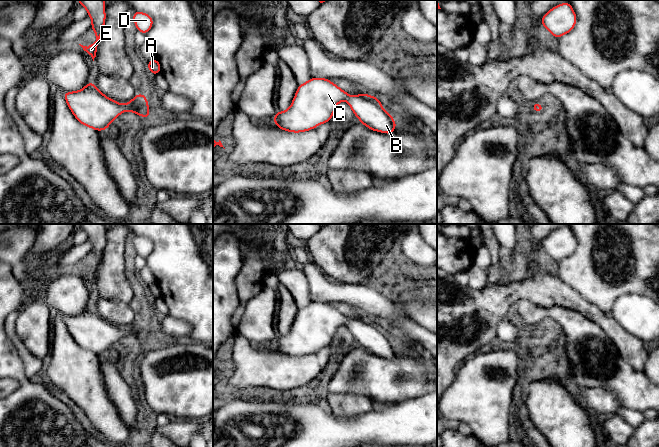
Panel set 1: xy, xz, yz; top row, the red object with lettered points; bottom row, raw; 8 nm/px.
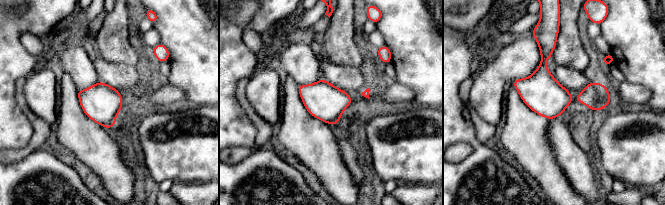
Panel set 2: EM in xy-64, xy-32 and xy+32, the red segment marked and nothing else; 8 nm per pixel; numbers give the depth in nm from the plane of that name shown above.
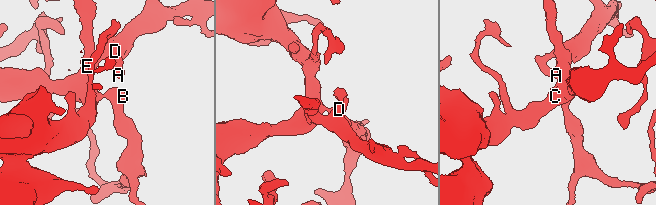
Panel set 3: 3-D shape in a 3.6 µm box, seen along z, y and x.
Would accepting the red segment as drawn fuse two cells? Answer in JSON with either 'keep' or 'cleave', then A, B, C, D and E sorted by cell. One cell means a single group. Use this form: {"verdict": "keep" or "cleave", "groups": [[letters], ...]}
{"verdict": "keep", "groups": [["A", "B", "C", "D", "E"]]}

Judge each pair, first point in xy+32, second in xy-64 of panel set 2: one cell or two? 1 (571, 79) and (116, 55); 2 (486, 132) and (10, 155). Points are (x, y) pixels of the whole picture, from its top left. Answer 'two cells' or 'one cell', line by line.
1: two cells
2: one cell

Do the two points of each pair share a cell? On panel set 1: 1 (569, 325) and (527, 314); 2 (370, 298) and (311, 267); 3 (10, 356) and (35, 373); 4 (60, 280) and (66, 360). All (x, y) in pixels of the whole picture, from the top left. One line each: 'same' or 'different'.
1: same
2: same
3: different
4: different

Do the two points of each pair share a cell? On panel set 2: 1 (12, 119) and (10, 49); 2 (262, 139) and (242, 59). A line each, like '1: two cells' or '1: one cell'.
1: one cell
2: two cells

